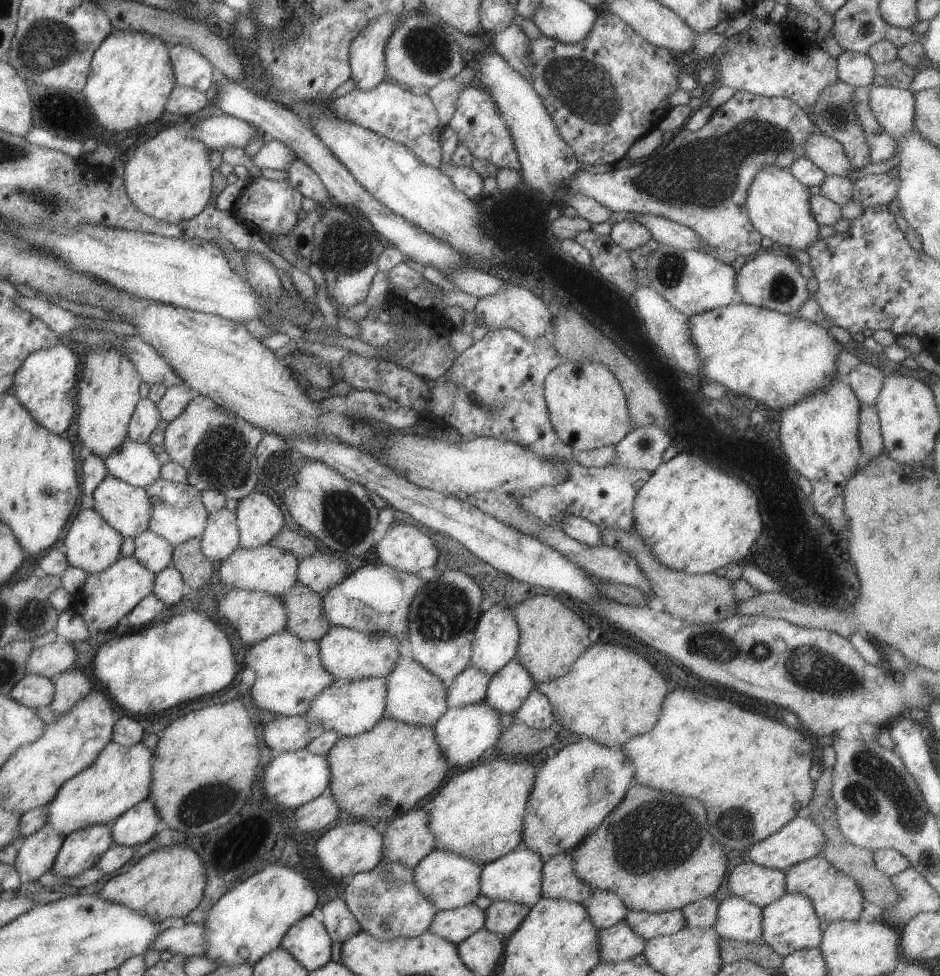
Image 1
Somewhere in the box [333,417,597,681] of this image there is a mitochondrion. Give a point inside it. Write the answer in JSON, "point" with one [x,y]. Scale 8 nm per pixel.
{"point":[445,613]}

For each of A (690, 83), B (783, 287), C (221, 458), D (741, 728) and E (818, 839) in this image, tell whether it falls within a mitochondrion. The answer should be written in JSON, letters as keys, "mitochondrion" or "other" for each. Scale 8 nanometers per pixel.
{"A":"other","B":"mitochondrion","C":"mitochondrion","D":"other","E":"other"}

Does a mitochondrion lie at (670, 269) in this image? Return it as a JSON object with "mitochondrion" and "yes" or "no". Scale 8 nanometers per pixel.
{"mitochondrion":"yes"}

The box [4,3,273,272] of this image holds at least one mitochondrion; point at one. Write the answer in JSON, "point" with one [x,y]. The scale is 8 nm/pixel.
{"point":[48,44]}

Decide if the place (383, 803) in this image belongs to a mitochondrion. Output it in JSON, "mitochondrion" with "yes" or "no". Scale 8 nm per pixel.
{"mitochondrion":"yes"}

